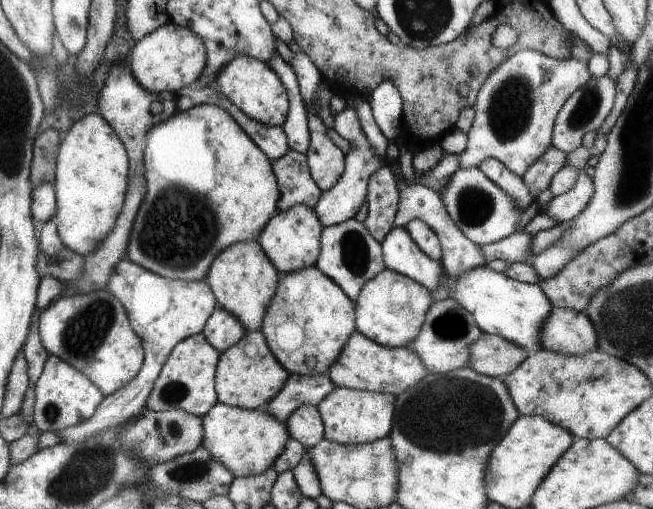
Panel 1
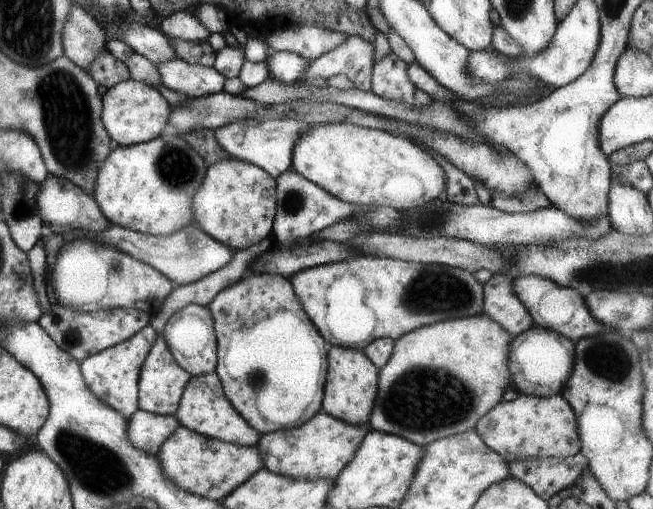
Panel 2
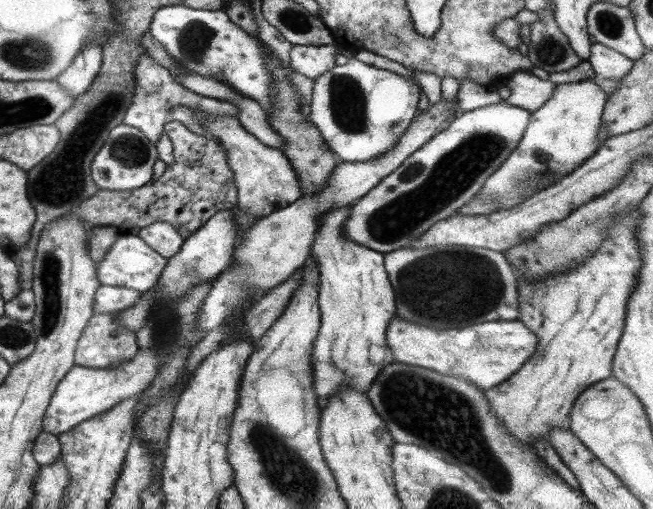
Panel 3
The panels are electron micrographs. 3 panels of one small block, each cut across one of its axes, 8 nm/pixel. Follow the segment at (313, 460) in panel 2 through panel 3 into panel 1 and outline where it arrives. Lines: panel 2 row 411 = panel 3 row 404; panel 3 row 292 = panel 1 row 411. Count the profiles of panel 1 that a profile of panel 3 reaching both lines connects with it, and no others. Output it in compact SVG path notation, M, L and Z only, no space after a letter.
M335 387L316 406L322 420L323 439L342 445L354 445L387 437L395 412L394 402L395 397L389 393Z

